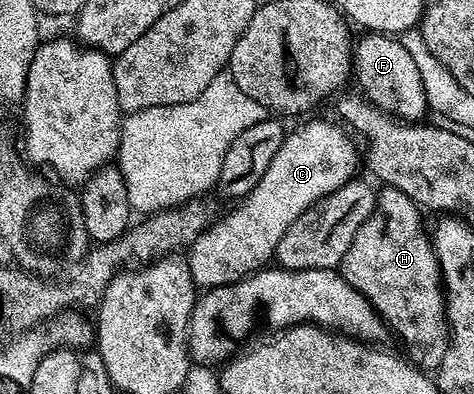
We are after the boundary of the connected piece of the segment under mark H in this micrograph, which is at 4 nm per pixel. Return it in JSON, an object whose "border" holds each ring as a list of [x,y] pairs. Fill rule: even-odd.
{"border":[[[391,187],[381,188],[376,210],[358,227],[358,235],[354,235],[350,251],[346,251],[342,272],[380,312],[395,336],[397,333],[404,340],[411,364],[435,371],[448,350],[450,330],[440,263],[426,225],[424,229],[423,215],[421,206],[410,195]]]}

